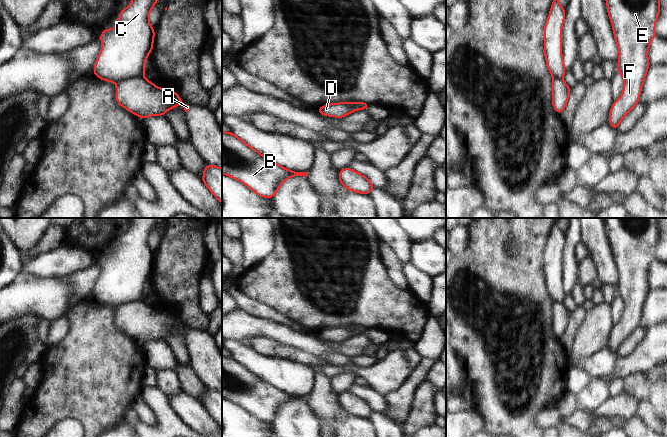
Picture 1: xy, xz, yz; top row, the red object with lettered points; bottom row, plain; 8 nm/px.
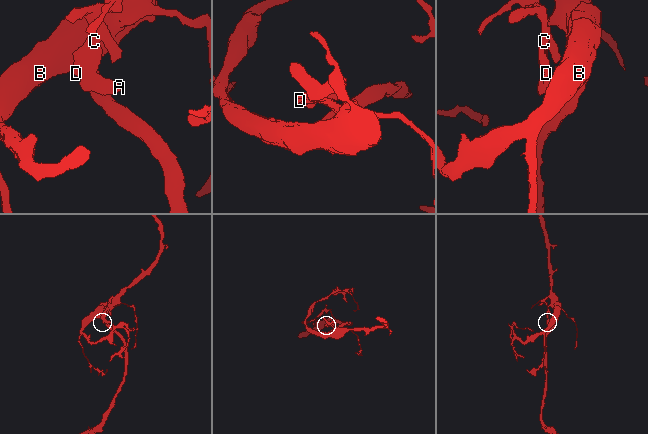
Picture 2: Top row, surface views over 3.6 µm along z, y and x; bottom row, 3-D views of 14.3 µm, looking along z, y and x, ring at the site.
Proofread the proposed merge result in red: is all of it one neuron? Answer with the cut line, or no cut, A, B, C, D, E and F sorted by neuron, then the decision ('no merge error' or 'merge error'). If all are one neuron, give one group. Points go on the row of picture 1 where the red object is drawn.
cut xy (142, 75), (136, 78), (126, 78), (117, 83); groups A / B C D E F; merge error

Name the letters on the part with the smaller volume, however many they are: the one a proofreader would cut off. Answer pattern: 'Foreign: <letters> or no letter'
Foreign: A

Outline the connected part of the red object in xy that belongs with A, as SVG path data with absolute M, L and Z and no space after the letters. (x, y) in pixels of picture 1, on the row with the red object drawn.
M143 76L118 82L116 100L120 106L142 119L152 115L164 117L166 111L180 104L184 105L185 115L193 108L184 103L177 92L168 88L157 88Z

